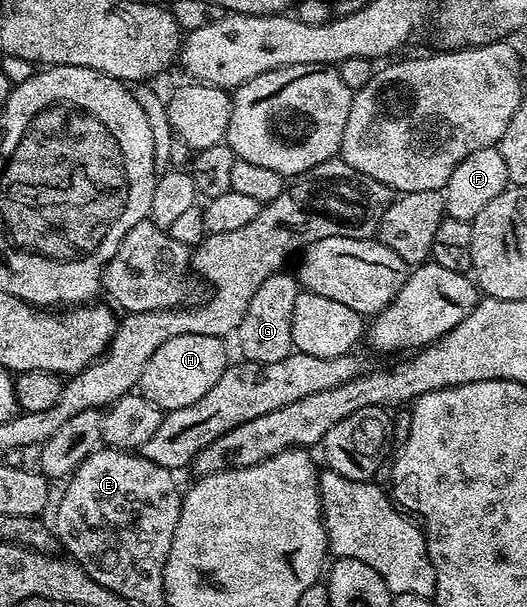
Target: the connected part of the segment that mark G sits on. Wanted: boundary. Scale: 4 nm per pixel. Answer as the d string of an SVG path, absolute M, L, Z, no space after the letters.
M278 273L267 277L263 285L259 285L255 297L251 297L251 305L247 305L247 313L243 313L243 321L235 332L235 339L241 342L241 351L250 363L274 363L283 361L283 357L293 354L295 348L291 337L291 313L295 313L295 297L299 284L292 274Z

